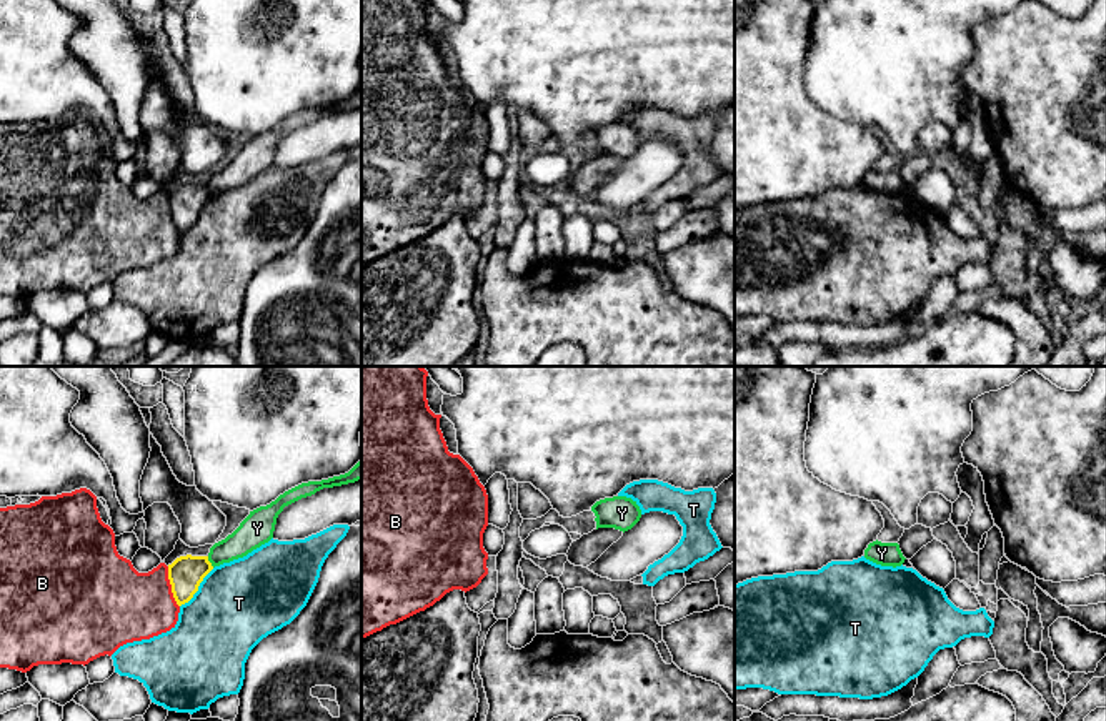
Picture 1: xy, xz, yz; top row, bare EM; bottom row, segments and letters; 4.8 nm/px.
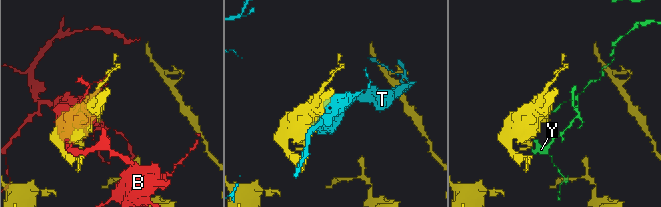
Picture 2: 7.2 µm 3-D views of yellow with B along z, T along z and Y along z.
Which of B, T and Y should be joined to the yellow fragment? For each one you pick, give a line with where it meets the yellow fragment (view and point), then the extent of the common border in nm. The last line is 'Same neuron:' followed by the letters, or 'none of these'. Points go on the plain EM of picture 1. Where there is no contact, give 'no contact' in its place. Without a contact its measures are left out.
Same neuron: none of these

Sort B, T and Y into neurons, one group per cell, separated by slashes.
B / T / Y

